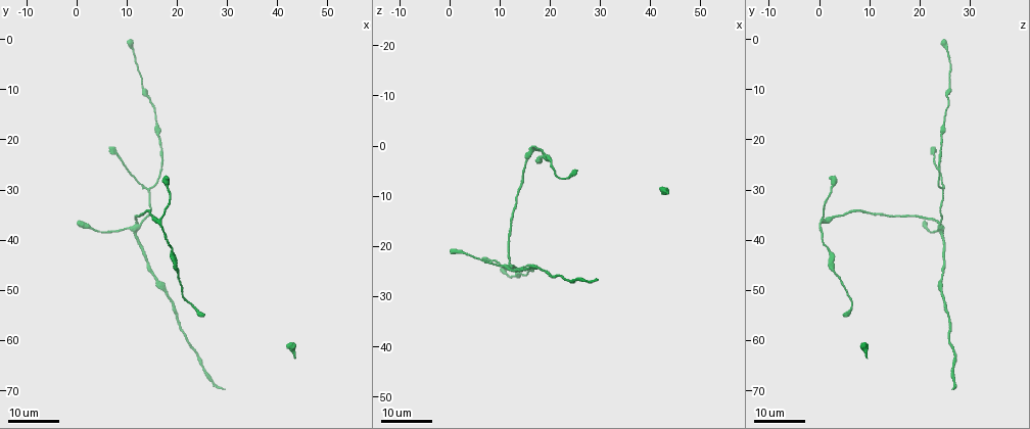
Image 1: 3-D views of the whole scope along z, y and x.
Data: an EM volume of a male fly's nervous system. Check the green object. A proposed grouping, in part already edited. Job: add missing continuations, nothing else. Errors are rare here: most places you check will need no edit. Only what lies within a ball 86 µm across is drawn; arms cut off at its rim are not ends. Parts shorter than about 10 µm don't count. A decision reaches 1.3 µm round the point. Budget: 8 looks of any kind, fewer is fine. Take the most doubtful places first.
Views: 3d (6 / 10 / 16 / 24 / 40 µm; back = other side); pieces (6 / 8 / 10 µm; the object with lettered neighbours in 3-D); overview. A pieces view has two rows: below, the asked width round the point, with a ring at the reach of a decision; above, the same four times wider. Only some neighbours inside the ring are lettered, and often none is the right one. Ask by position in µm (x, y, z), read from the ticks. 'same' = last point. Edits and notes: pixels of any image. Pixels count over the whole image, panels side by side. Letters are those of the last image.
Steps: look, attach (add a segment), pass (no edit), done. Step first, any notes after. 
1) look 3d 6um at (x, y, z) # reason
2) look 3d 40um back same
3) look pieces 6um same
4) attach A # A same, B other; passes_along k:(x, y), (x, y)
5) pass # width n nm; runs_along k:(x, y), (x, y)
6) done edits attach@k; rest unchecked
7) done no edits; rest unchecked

look 3d 24um at (0.5, 36.5, 21.0) # branch stops here

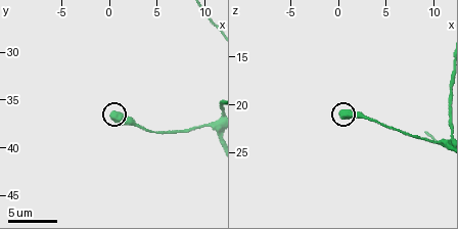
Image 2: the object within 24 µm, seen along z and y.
look pieces 8um at (0.2, 36.4, 21.2) # what lies round it

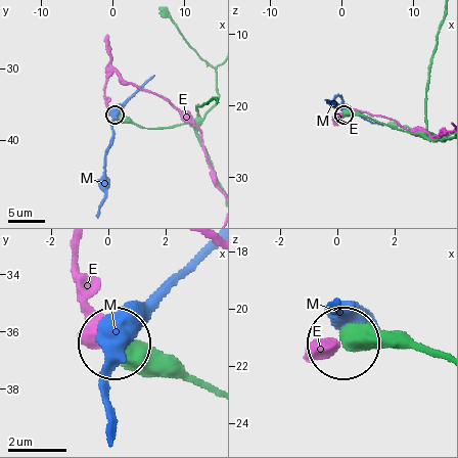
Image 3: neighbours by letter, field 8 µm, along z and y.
pass # width 570 nm; E other, M other; runs_along 3:(440, 357), (403, 345), (347, 345); none of them fits

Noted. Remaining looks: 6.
look 3d 16um at (6.5, 22.0, 23.0) # branch stops here

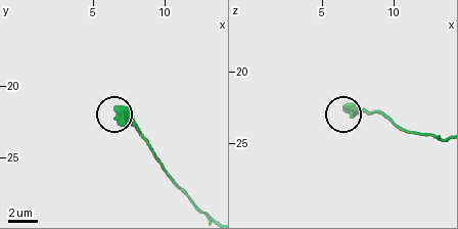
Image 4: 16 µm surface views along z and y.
look pieces 6um same

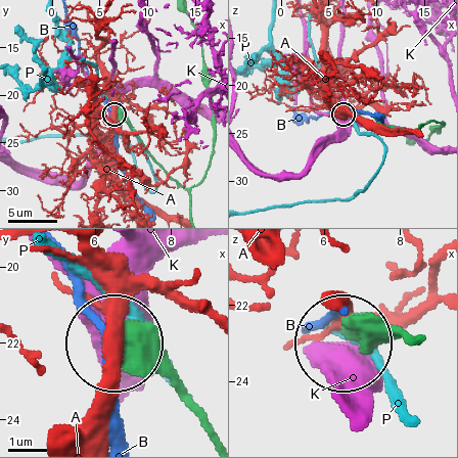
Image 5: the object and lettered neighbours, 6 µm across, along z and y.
pass # A other, B other, K other, P other; runs_along 5:(408, 334), (353, 334); no lettered segment goes on from it

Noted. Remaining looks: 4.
look 3d 16um at (18.0, 27.5, 3.0) # branch stops here

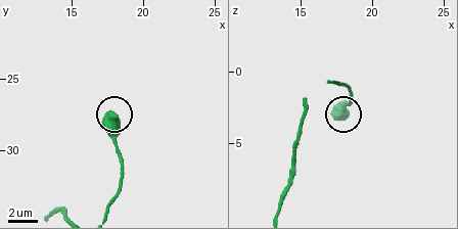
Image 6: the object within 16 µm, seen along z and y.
look pieces 10um same

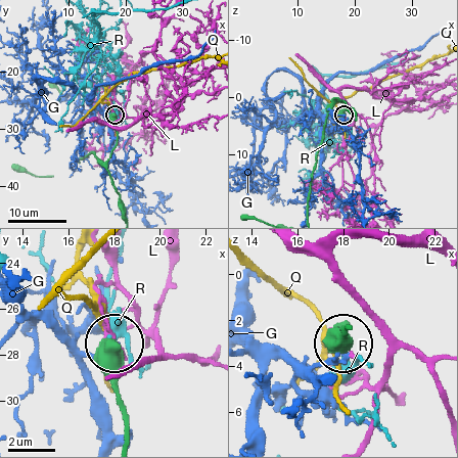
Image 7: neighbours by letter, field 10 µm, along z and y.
pass # width 680 nm; G other, L other, Q other, R other; no lettered segment goes on from it

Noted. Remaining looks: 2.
look 3d 16um at (10.5, 0.0, 25.0)

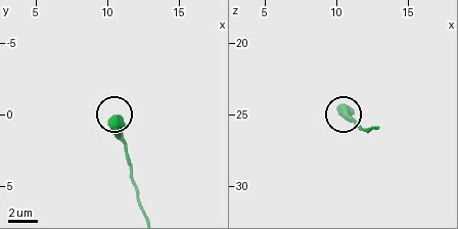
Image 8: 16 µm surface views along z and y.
look pieces 8um same

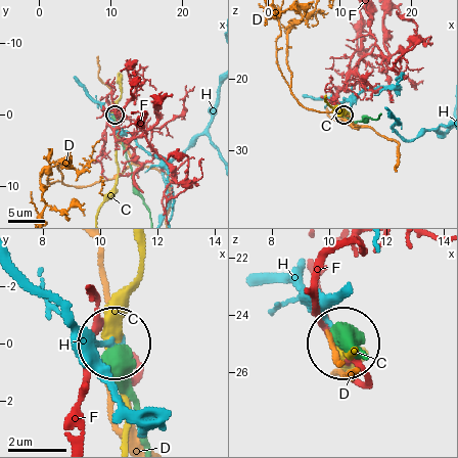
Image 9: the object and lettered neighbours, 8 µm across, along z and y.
pass # C other, D other, F other, H other; none of them fits

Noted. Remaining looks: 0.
done no edits; rest unchecked

